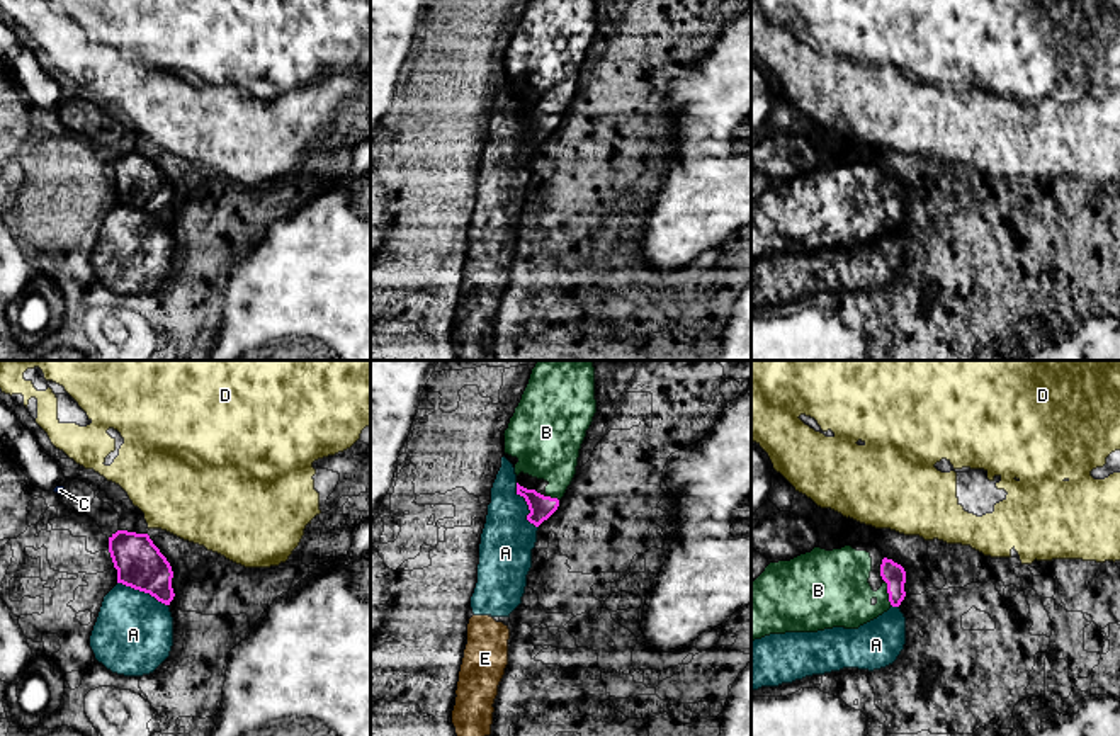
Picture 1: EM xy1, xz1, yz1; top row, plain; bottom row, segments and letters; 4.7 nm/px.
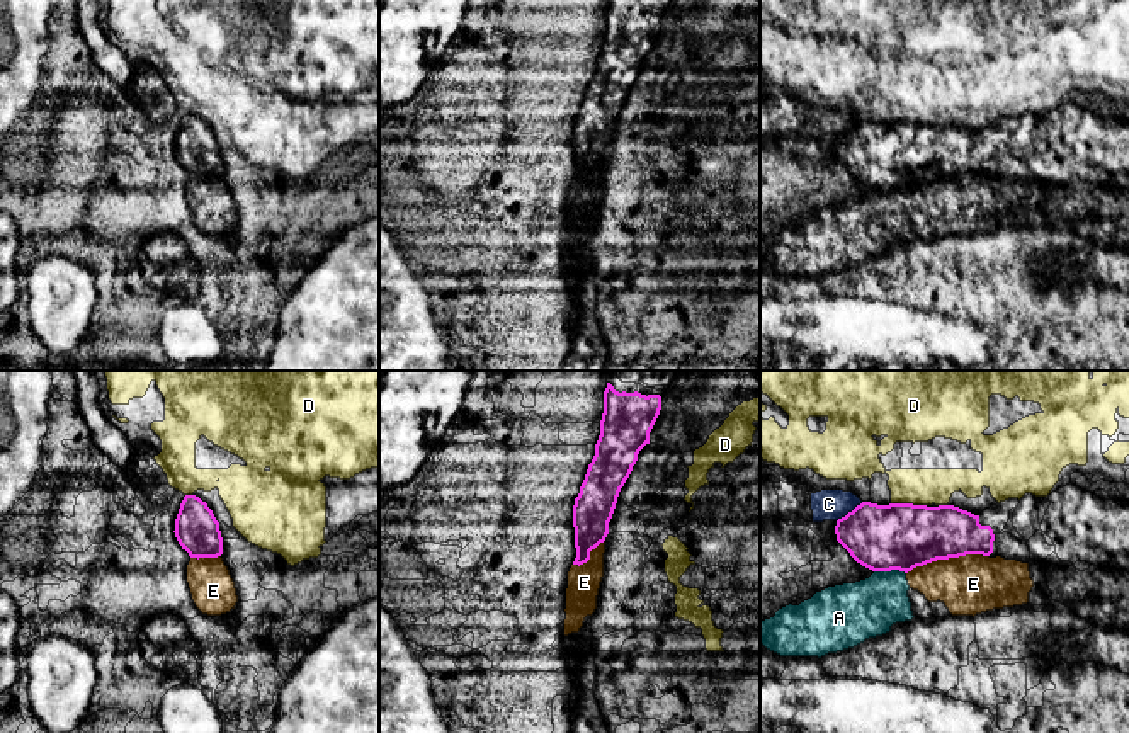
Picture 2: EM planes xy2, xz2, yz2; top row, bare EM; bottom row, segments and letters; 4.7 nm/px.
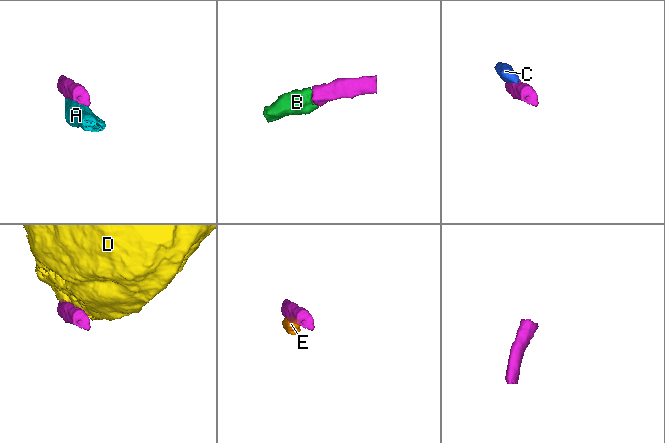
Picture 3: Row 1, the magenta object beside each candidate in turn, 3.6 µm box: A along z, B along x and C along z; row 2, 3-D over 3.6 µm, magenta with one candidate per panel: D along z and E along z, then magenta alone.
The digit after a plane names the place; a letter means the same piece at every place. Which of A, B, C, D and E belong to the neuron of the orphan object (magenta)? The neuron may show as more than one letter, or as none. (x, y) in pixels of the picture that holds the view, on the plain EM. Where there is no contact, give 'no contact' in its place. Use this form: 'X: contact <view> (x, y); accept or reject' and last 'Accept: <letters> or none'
A: contact xz1 (529, 126); reject
B: contact yz1 (888, 211); accept
C: contact yz2 (849, 131); reject
D: contact yz2 (908, 123); reject
E: contact yz2 (947, 177); reject
Accept: B

